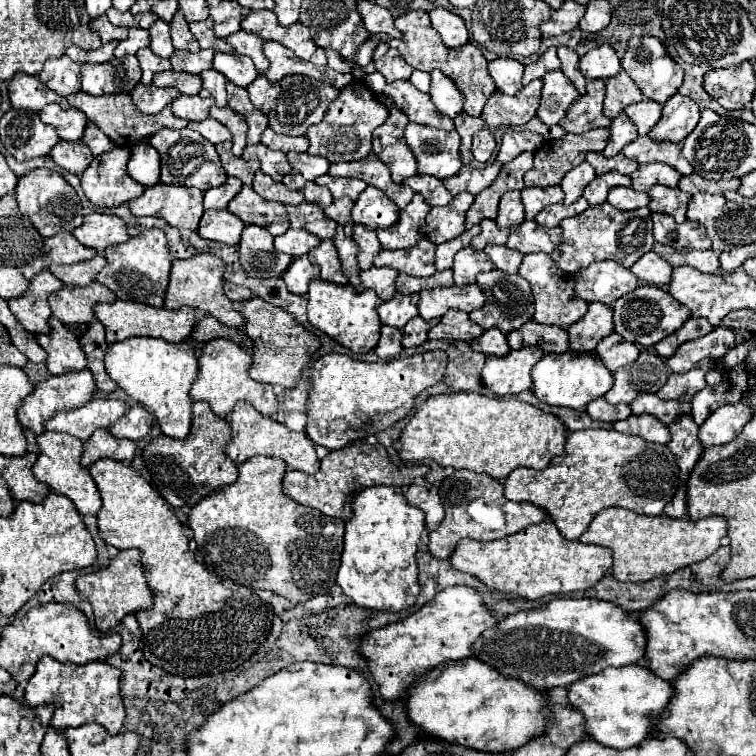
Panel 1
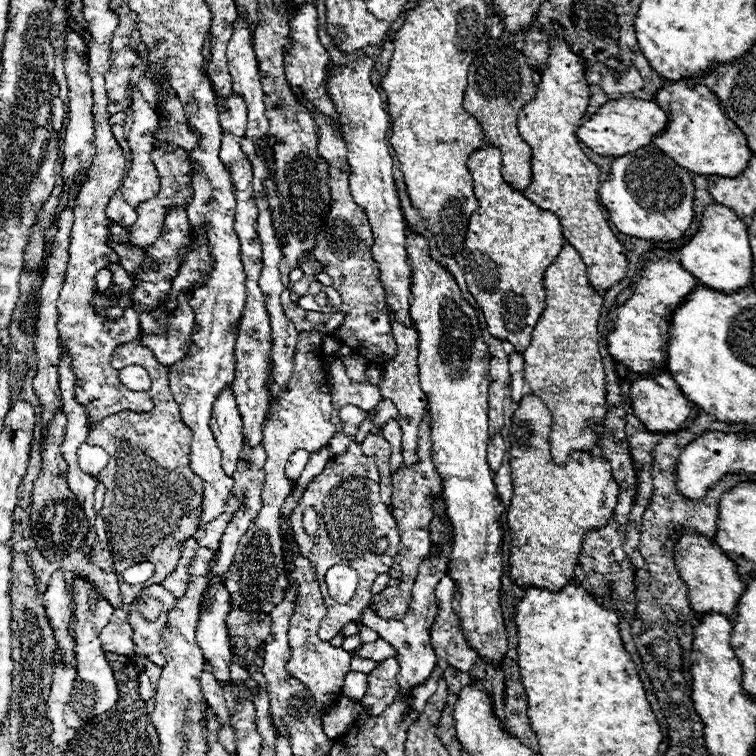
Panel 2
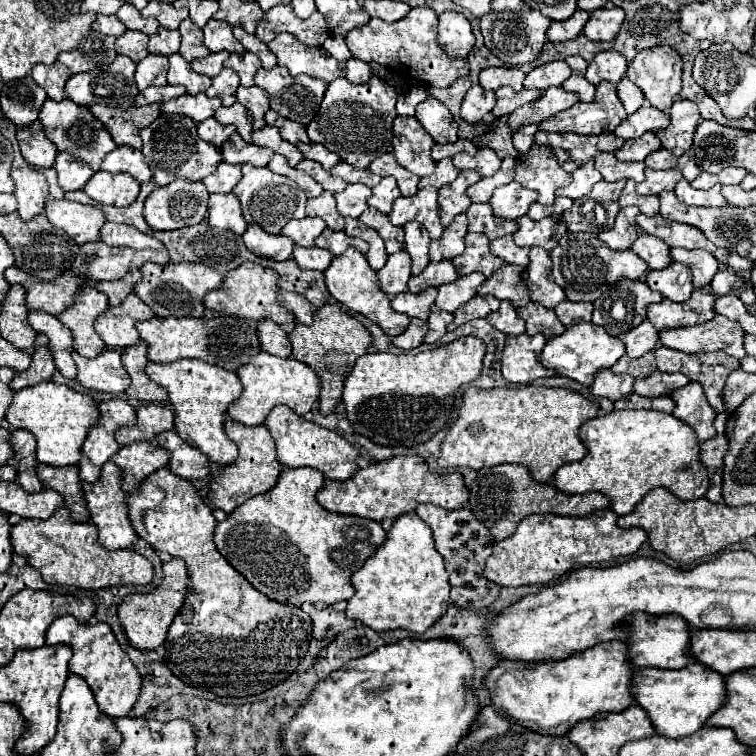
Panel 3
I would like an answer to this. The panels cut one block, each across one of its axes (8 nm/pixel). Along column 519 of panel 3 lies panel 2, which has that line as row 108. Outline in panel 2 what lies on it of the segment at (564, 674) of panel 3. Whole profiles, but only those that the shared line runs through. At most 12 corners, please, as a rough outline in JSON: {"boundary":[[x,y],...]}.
{"boundary":[[700,78],[666,82],[652,142],[700,176],[736,174],[752,150]]}

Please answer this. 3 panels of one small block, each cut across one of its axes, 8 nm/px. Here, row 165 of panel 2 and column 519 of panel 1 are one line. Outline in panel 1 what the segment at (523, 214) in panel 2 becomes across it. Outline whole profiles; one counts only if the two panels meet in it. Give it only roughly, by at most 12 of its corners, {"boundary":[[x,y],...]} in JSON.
{"boundary":[[614,428],[568,434],[508,500],[578,540],[610,506],[658,516],[680,486],[664,444]]}

